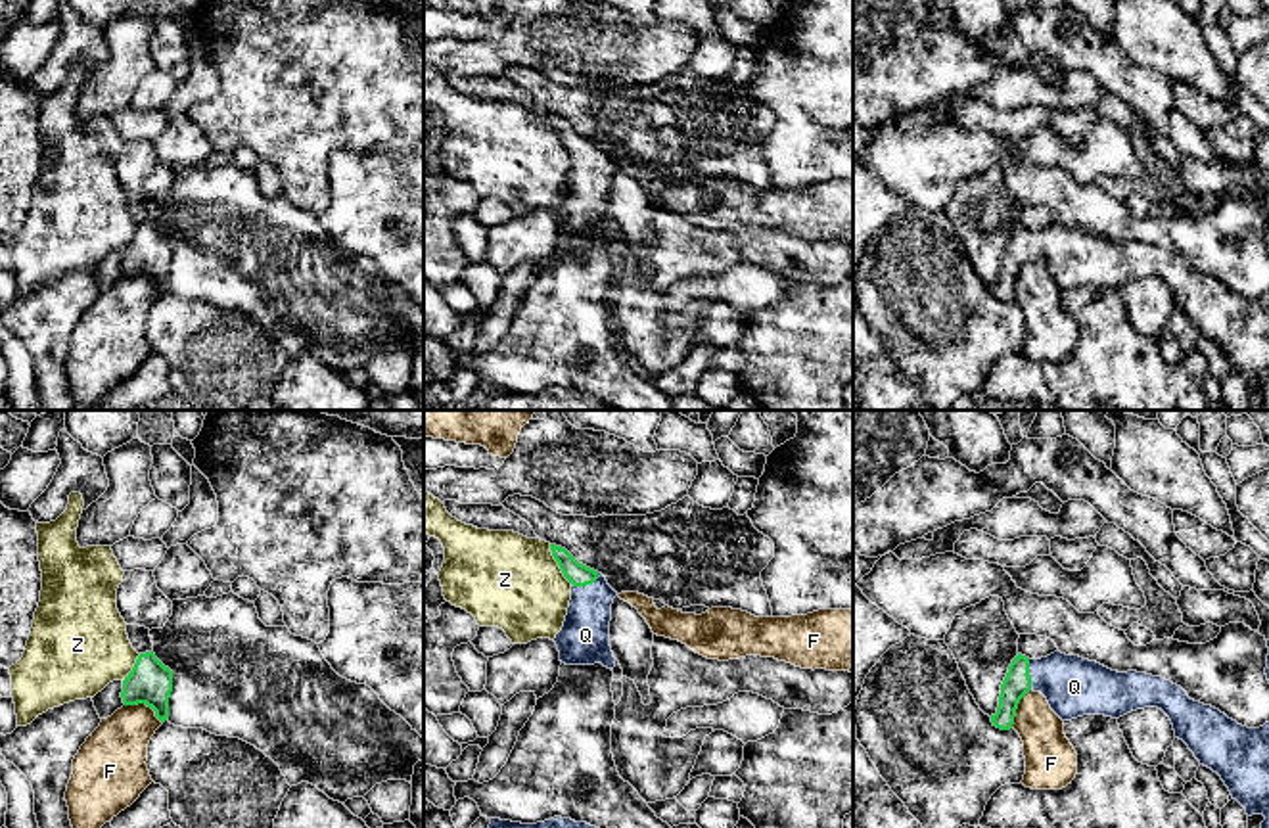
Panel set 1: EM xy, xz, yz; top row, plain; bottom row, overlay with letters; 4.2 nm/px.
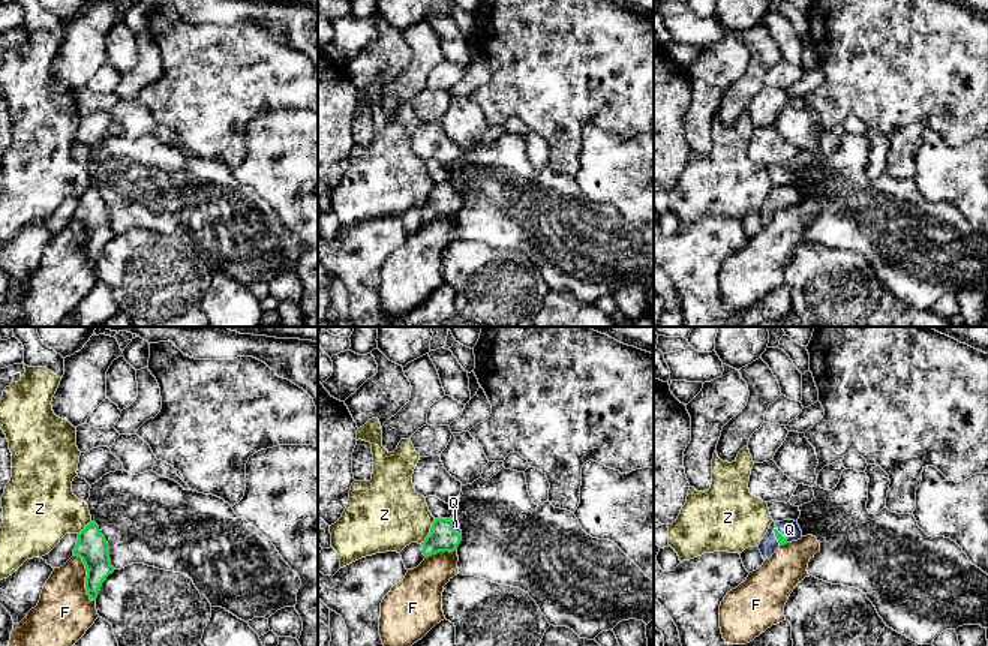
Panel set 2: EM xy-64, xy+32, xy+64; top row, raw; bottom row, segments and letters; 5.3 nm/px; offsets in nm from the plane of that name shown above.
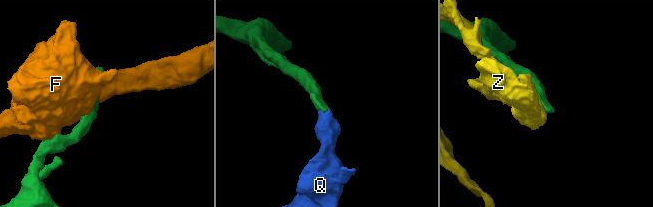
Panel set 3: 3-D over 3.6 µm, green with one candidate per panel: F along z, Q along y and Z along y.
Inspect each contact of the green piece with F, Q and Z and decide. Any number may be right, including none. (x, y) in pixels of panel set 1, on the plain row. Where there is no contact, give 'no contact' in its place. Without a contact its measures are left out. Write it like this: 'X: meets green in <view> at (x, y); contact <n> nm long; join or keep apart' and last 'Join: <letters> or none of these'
F: meets green in xy at (146, 275); contact 180 nm long; keep apart
Q: meets green in xz at (585, 156); contact 130 nm long; join
Z: meets green in xz at (558, 135); contact 190 nm long; keep apart
Join: Q

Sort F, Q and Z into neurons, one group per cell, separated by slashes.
F / Q / Z

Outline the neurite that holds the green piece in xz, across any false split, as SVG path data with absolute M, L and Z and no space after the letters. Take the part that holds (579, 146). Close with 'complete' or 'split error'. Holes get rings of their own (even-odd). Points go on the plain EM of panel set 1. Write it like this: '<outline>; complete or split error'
M550 115L564 148L571 153L571 171L554 213L565 236L615 238L610 217L611 174L617 163L606 148L579 134L565 119Z; split error

